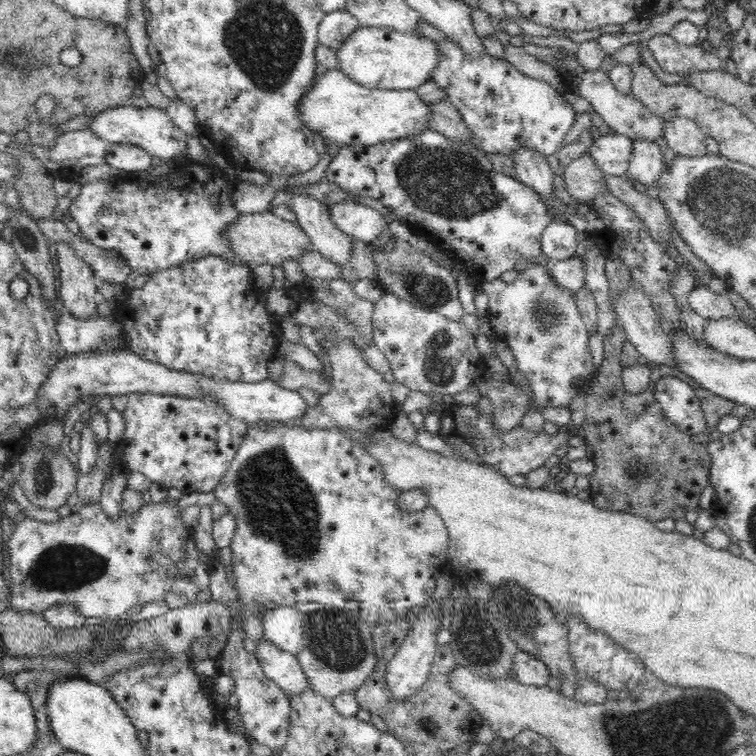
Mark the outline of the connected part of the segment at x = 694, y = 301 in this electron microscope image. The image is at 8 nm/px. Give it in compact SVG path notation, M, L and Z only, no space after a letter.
M694 287L688 297L691 308L704 319L714 318L742 318L740 310L736 309L734 302L727 295L721 296L706 287Z

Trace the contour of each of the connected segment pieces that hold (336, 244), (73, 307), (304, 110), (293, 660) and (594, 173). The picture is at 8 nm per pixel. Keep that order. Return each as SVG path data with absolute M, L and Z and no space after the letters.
M278 190L276 196L274 196L274 200L272 200L272 204L270 204L269 210L271 211L276 206L280 206L280 204L286 204L292 212L296 213L298 224L306 232L306 235L310 237L313 249L318 251L324 258L343 268L350 260L350 256L352 256L354 241L352 237L345 234L333 222L327 201L320 201L318 198L306 194Z
M58 243L57 259L60 266L61 302L74 317L87 319L97 312L98 278L94 269L76 256L76 249L68 243Z
M330 68L323 76L316 76L311 90L303 95L299 103L299 114L307 128L318 132L324 140L328 138L341 148L346 146L374 146L382 141L395 141L404 136L415 136L429 130L431 106L415 90L381 90L361 86L353 82L339 68Z
M263 638L256 642L254 653L260 661L264 674L274 681L287 695L302 694L310 690L310 679L300 667L296 655L284 652Z
M589 153L576 158L564 169L563 182L565 190L574 199L581 201L592 199L596 202L598 194L608 191L605 174L596 167Z

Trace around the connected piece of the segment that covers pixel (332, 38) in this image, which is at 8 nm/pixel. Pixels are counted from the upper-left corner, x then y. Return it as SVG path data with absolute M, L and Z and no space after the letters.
M347 10L325 14L318 28L319 44L336 51L358 27L358 19Z

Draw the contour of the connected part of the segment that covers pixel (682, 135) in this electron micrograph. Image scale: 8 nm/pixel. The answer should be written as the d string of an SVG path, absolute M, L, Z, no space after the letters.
M678 117L665 122L664 137L668 147L682 157L710 156L705 135L698 127L698 123L690 118Z

